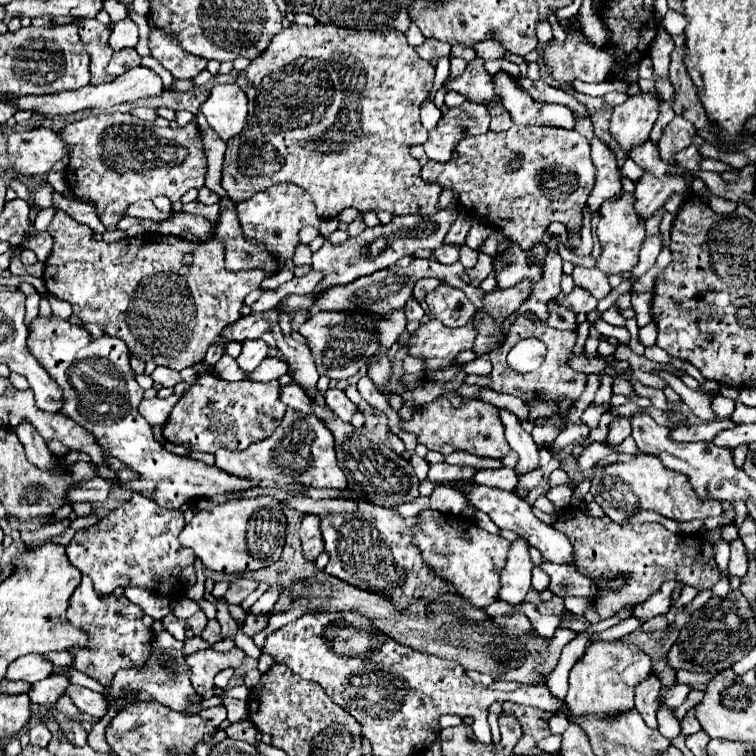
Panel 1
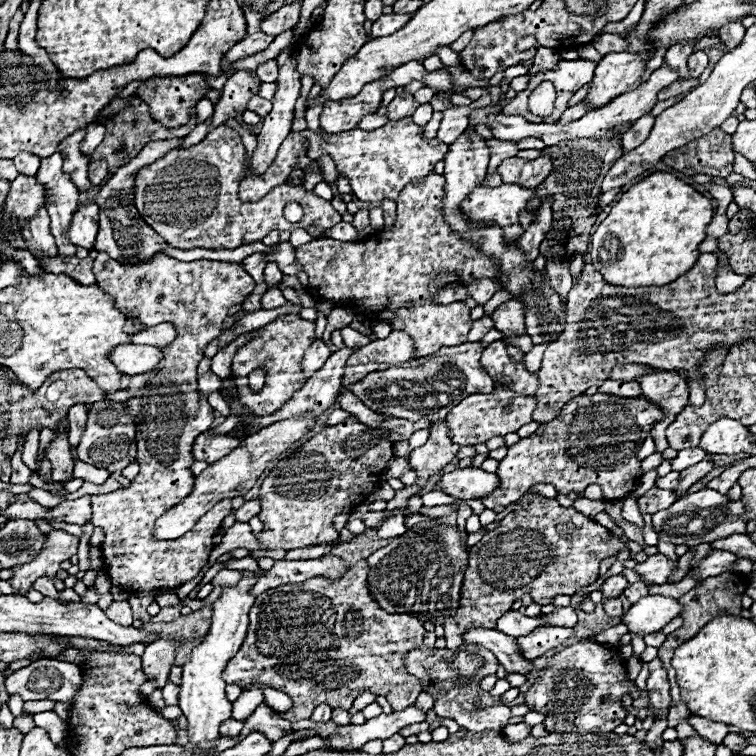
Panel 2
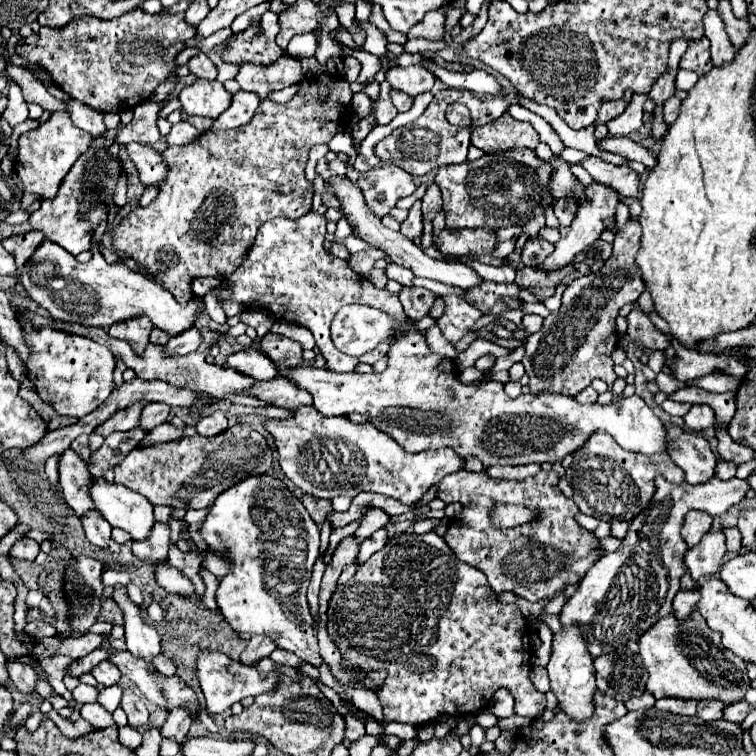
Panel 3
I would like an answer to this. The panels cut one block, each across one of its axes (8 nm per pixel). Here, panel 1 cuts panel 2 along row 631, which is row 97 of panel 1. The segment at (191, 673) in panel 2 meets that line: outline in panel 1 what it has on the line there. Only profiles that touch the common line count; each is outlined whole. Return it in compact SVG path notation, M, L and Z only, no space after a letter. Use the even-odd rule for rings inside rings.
M216 84L210 98L202 104L200 112L206 116L210 128L228 142L246 126L248 98L238 84Z

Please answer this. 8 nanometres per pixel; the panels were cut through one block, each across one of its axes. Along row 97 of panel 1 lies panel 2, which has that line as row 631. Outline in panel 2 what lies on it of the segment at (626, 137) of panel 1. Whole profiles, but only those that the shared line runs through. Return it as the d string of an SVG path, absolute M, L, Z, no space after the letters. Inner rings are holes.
M648 594L644 600L632 604L628 614L622 616L622 622L628 626L630 634L652 634L660 632L672 618L680 616L682 606L676 598Z

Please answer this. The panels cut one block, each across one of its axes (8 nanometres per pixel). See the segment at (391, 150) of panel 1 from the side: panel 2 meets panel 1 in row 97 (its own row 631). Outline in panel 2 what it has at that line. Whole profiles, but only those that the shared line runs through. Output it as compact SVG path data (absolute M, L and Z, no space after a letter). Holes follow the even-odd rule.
M360 560L338 580L316 576L260 594L250 610L246 638L224 670L226 684L246 686L262 682L286 692L294 708L282 716L290 722L310 718L318 704L350 710L356 696L364 690L386 696L394 710L414 704L422 684L406 672L404 656L412 648L422 646L424 624L414 616L384 612L370 598L366 570L366 560Z

